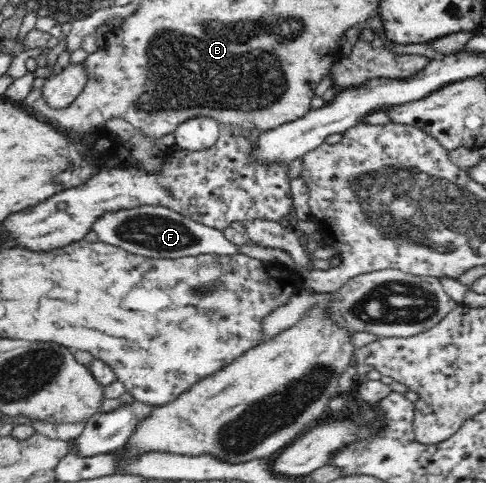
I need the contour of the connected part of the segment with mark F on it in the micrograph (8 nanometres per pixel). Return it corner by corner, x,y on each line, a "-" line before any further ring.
145,204
105,213
94,222
92,231
101,242
107,242
107,244
125,248
127,252
154,259
237,253
237,248
225,238
222,230
195,222
174,210
155,204

